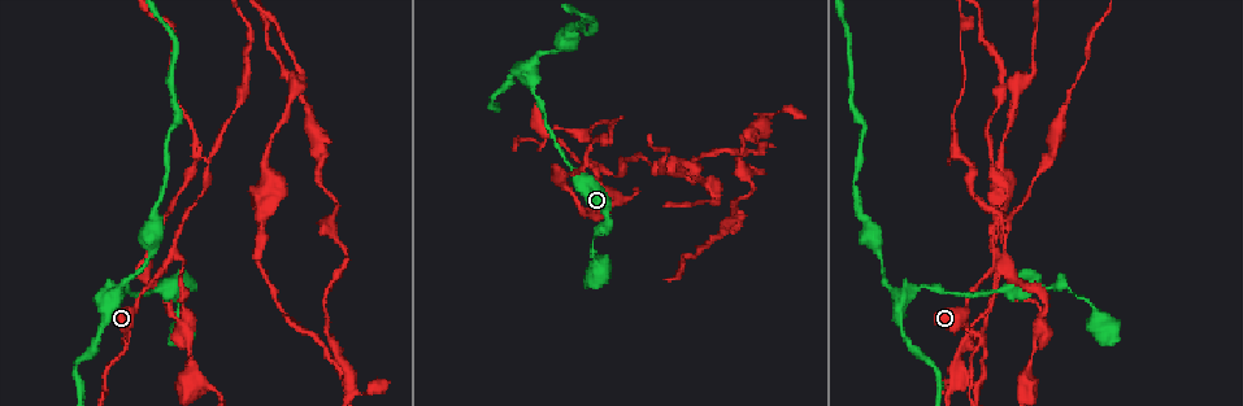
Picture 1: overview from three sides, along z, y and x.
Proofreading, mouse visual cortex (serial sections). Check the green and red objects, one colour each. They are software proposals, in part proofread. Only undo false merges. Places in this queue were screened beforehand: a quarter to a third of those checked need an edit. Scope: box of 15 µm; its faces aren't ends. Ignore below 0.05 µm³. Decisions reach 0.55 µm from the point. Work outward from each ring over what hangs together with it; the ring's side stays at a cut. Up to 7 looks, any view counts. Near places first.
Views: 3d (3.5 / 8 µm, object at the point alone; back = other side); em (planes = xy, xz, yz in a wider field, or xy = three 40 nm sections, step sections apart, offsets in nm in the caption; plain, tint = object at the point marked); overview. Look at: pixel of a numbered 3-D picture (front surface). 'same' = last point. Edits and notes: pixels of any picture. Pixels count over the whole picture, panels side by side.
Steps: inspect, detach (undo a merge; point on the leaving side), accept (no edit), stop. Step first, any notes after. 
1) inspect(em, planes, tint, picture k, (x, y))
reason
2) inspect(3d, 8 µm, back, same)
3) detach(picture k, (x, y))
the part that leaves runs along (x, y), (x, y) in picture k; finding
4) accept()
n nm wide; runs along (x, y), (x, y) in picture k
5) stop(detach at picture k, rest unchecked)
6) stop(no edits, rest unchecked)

inspect(3d, 3.5 µm, picture 1, (123, 337))
sharp bend

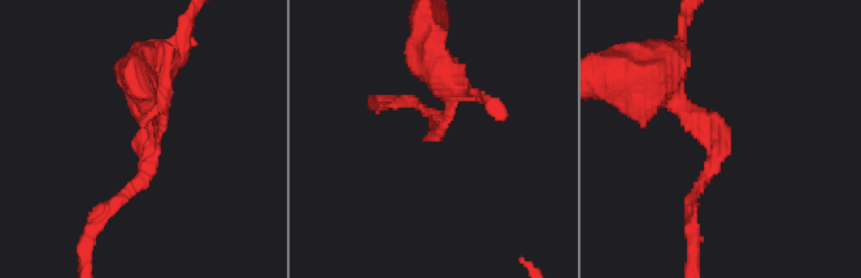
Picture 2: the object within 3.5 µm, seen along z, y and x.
inspect(em, xy, step 5, tint, picture 2, (440, 132))
arms of 150, 200 nm

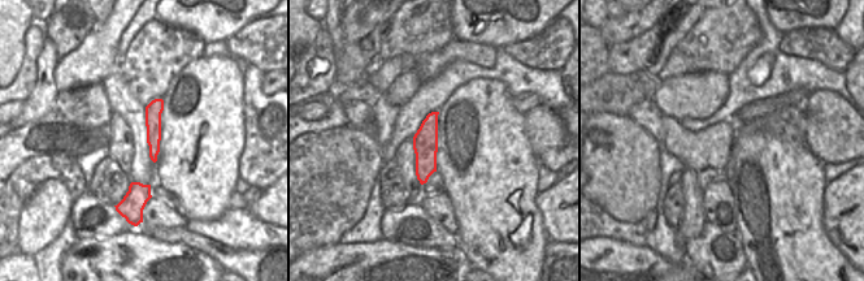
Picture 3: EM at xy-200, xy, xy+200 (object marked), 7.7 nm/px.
accept()
runs along (147, 68), (164, 116), (120, 199) in picture 2; continuous, no second cell

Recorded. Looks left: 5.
inspect(3d, 3.5 µm, picture 1, (529, 60))
sharp bend

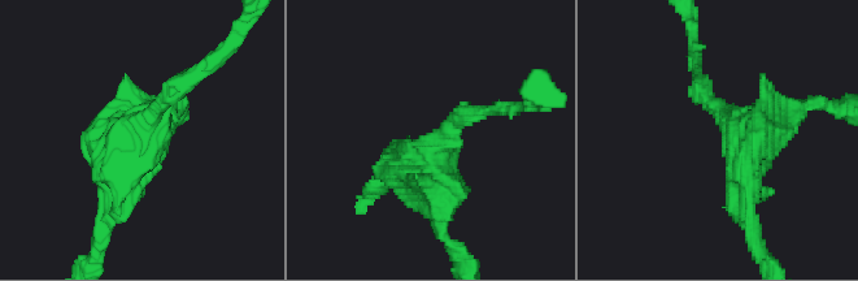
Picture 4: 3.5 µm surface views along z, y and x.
inspect(em, xy, step 1, tint, picture 4, (732, 116))
now the EM

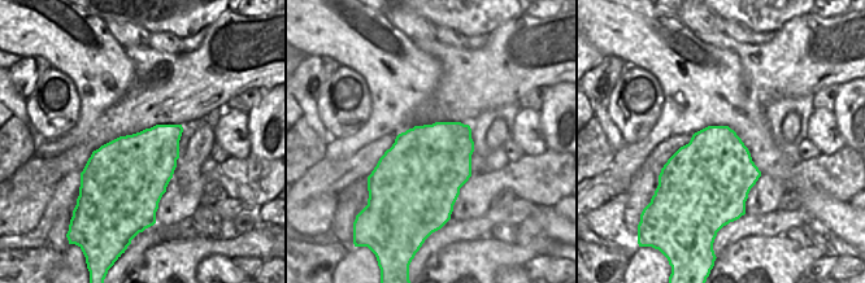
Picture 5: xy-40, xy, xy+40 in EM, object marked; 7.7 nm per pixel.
accept()
runs along (447, 241), (431, 158), (471, 113) in picture 4; continuous, no second cell

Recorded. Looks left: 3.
inspect(em, xy, step 2, tint, picture 1, (591, 167))
three arms meet

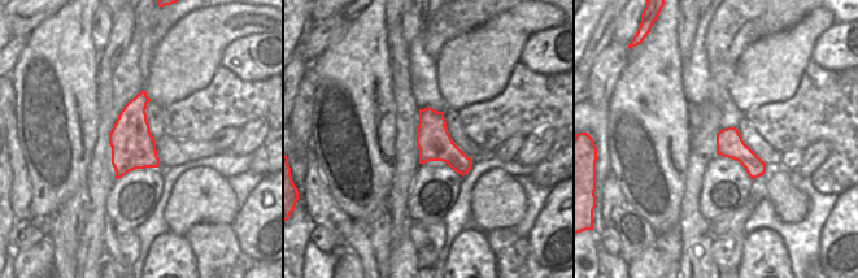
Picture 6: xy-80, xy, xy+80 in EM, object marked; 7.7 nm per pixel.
inspect(3d, 3.5 µm, same)

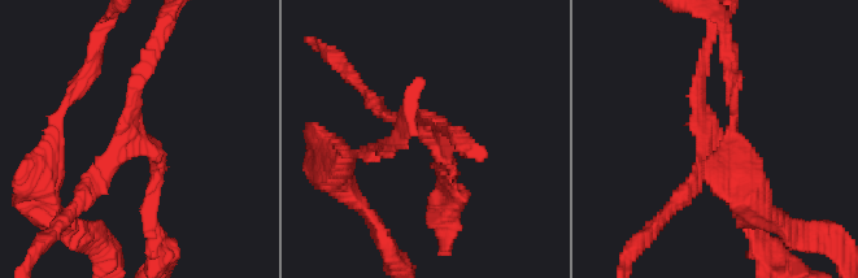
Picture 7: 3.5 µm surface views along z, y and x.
accept()
3 arms; runs along (366, 91), (382, 114), (447, 151), (441, 164) in picture 7; continuous, no second cell

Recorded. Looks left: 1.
stop(no edits, rest unchecked)

